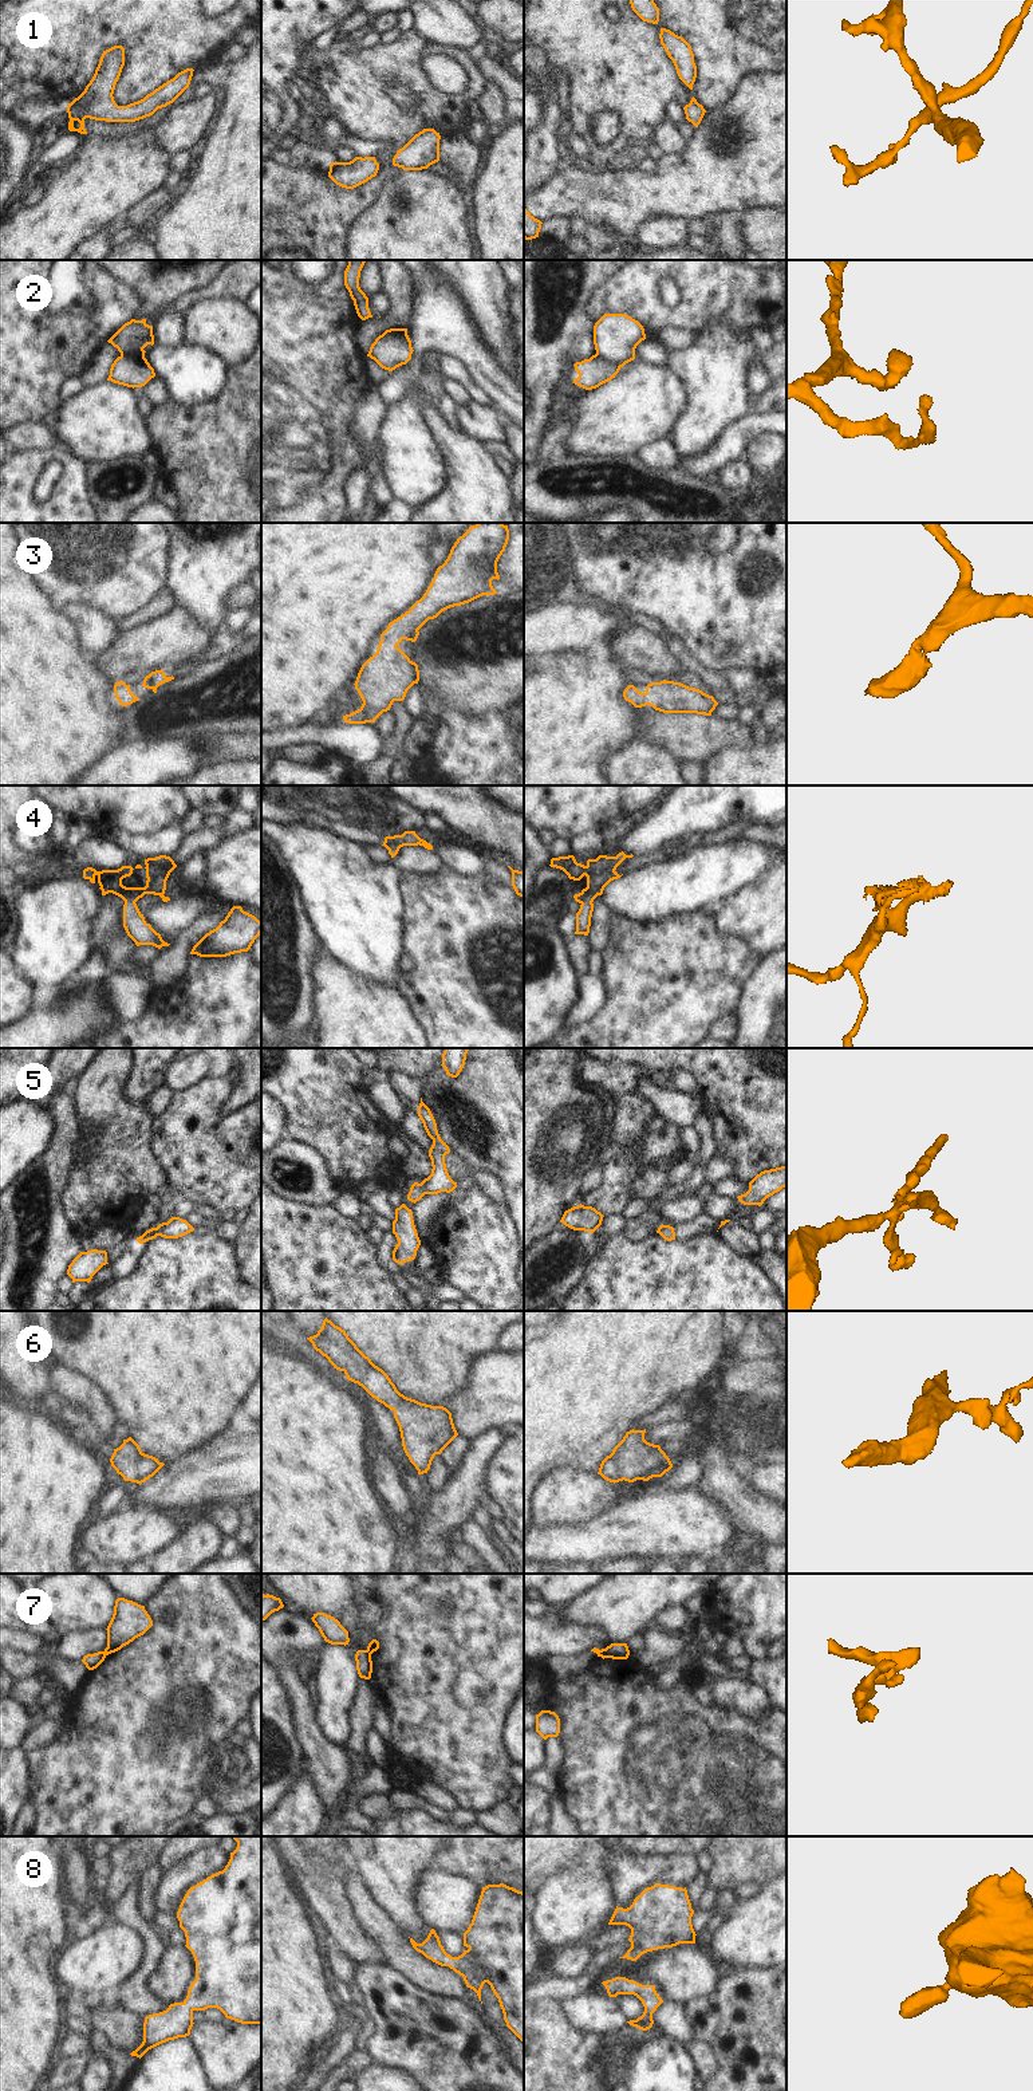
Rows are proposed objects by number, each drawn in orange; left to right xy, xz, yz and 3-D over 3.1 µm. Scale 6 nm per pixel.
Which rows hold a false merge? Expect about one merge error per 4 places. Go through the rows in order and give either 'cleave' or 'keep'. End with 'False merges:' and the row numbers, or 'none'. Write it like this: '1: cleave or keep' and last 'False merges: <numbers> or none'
1: keep
2: cleave
3: keep
4: keep
5: keep
6: keep
7: cleave
8: keep
False merges: 2, 7

